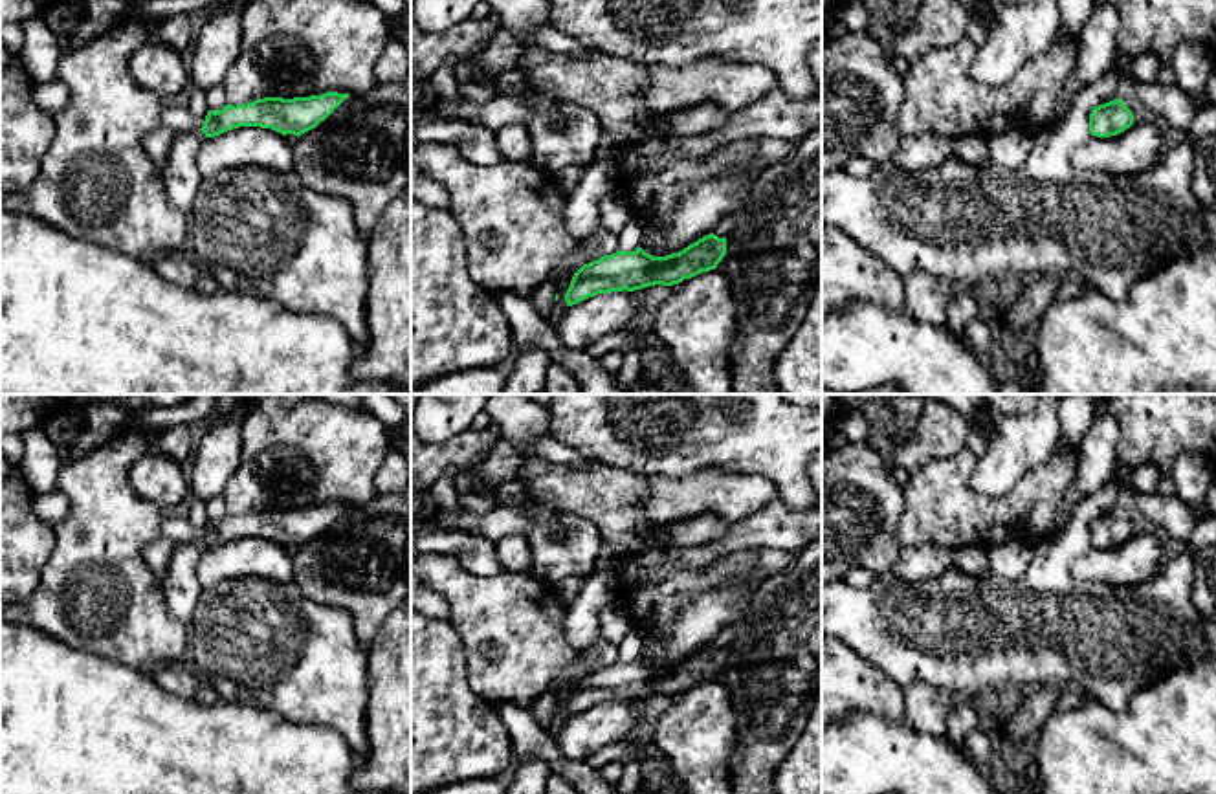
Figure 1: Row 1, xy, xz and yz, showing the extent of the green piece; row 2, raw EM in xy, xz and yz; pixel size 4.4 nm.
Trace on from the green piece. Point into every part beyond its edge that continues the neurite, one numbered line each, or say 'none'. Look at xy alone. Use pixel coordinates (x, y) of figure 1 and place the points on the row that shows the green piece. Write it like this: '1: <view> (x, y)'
none

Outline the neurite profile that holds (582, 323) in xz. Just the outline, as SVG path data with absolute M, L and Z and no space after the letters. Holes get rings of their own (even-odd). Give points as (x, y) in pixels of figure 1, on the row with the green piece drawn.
M640 290L598 293L569 306L556 328L561 345L583 352L598 337L624 330L638 310L638 293Z

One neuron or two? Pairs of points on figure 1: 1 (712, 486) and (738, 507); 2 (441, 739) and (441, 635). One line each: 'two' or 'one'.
1: one
2: one

